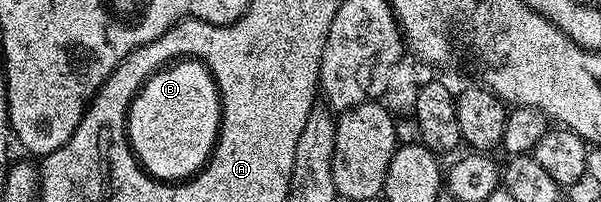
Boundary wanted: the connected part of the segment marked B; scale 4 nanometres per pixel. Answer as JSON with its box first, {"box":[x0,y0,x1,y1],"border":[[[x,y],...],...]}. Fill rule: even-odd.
{"box":[124,50,225,185],"border":[[[167,50],[153,66],[145,84],[141,84],[139,91],[128,99],[127,111],[124,111],[124,139],[152,181],[160,185],[190,185],[214,163],[215,146],[221,140],[221,127],[225,124],[224,116],[225,96],[221,84],[213,76],[213,68],[195,56]]]}

